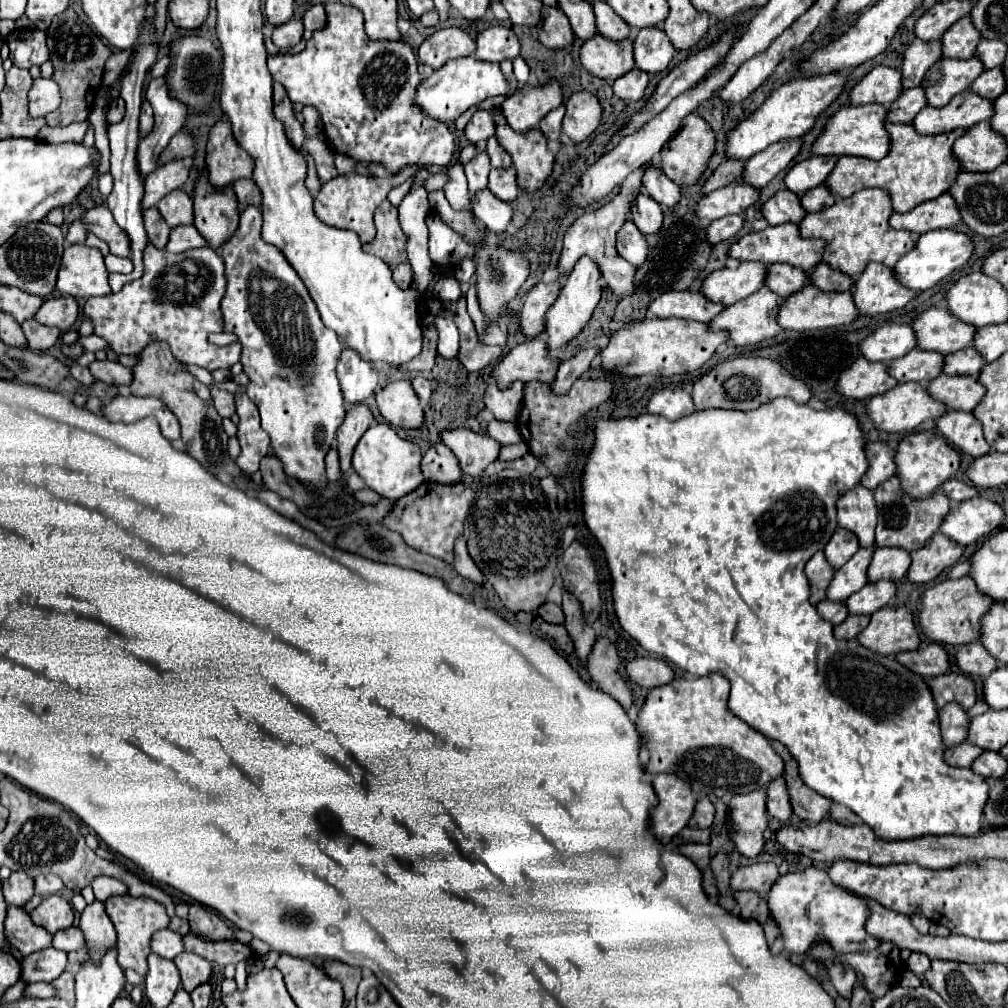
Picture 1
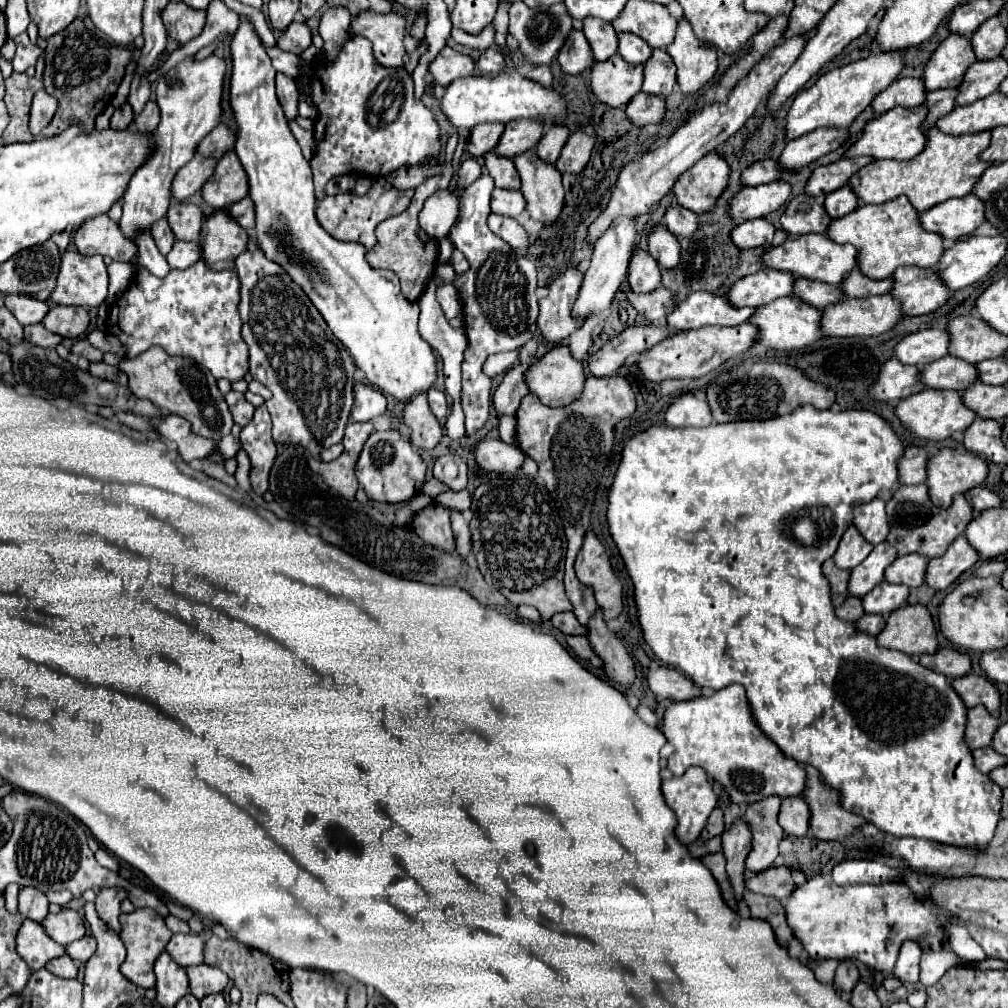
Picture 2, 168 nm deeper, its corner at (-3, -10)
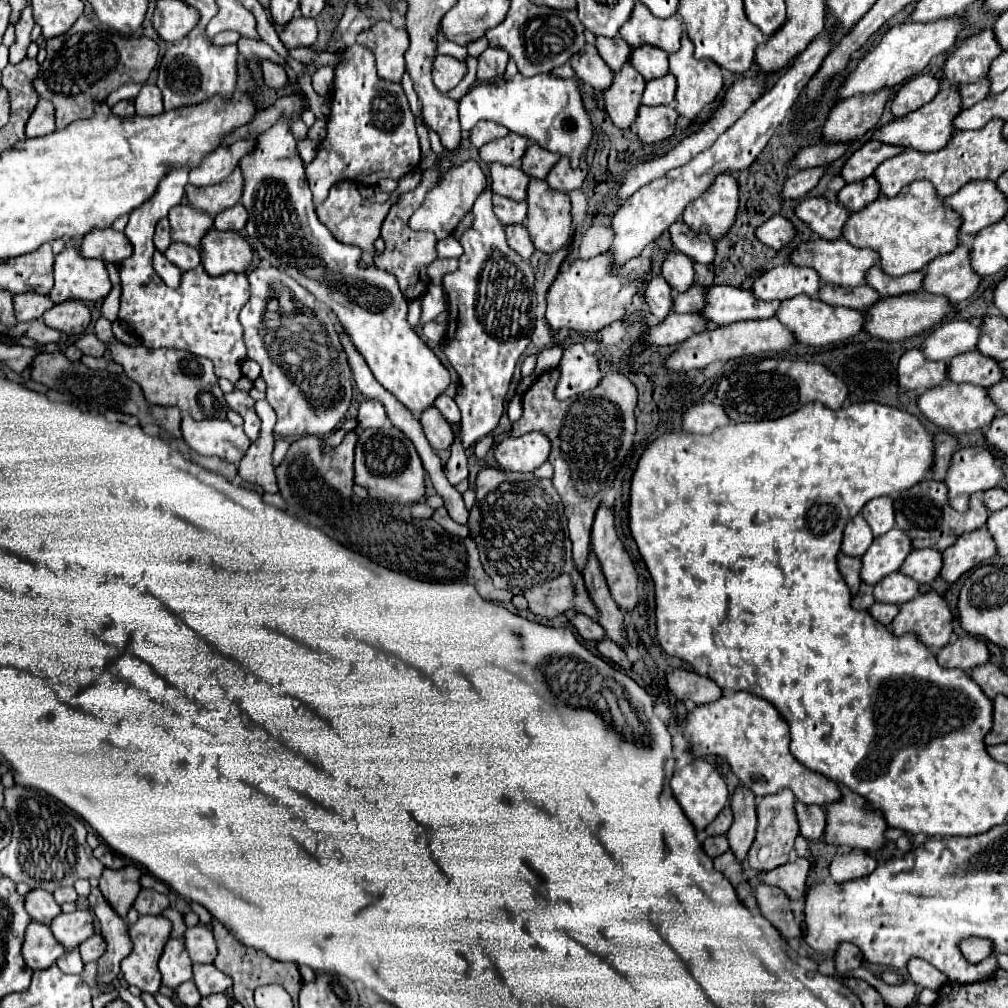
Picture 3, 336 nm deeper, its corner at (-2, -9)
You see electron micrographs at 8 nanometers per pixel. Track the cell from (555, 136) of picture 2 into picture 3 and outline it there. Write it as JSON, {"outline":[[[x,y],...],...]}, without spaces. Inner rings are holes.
{"outline":[[[532,143],[522,159],[522,171],[536,179],[546,179],[548,171],[554,167],[554,163],[560,159],[558,153],[552,153],[536,143]]]}

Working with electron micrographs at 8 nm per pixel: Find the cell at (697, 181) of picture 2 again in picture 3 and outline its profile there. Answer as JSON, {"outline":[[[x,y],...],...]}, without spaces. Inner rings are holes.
{"outline":[[[720,173],[720,175],[716,175],[714,183],[696,201],[690,201],[690,205],[686,205],[682,221],[694,231],[708,233],[712,239],[718,239],[734,223],[736,211],[738,211],[738,183],[730,173]]]}

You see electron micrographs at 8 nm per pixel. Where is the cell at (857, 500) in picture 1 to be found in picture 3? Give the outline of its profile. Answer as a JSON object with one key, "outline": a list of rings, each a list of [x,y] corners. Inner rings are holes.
{"outline":[[[890,497],[872,499],[862,509],[862,517],[870,525],[874,537],[880,537],[882,533],[886,533],[886,531],[890,531],[894,527],[894,523],[892,523],[892,499]]]}

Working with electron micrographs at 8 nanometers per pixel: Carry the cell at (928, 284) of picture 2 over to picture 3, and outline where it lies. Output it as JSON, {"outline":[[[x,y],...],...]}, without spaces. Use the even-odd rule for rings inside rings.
{"outline":[[[958,245],[952,253],[930,261],[924,269],[922,289],[932,295],[942,295],[950,303],[968,299],[980,283],[980,277],[970,269],[968,253],[968,247]]]}

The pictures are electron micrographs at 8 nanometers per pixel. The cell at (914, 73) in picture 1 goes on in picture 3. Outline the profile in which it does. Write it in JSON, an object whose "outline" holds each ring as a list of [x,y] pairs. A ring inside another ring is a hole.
{"outline":[[[992,29],[966,37],[944,61],[944,79],[950,83],[976,83],[986,77],[990,61],[1000,53]]]}

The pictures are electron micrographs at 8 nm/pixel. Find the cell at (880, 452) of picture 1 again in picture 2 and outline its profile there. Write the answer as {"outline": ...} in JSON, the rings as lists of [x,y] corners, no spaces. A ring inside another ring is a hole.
{"outline":[[[909,446],[899,462],[899,484],[923,484],[927,478],[929,454],[921,446]]]}

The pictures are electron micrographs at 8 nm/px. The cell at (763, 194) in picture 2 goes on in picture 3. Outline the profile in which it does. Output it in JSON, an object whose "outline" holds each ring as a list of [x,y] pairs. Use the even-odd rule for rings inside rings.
{"outline":[[[814,167],[814,169],[804,169],[798,171],[796,175],[790,175],[784,183],[782,183],[782,199],[802,199],[812,187],[816,187],[818,179],[822,177],[826,167]]]}

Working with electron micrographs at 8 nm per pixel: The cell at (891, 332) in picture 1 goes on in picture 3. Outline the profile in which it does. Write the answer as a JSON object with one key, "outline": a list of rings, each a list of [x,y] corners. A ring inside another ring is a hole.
{"outline":[[[948,321],[924,337],[922,353],[930,361],[950,361],[952,357],[972,351],[978,341],[978,327],[968,321]]]}

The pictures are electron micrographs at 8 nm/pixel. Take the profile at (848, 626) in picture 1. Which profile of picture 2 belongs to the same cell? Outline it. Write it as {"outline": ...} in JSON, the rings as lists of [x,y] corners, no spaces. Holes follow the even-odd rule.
{"outline":[[[863,614],[857,622],[857,628],[863,630],[863,632],[869,632],[871,636],[877,636],[883,628],[885,628],[885,616],[879,616],[879,614]]]}

